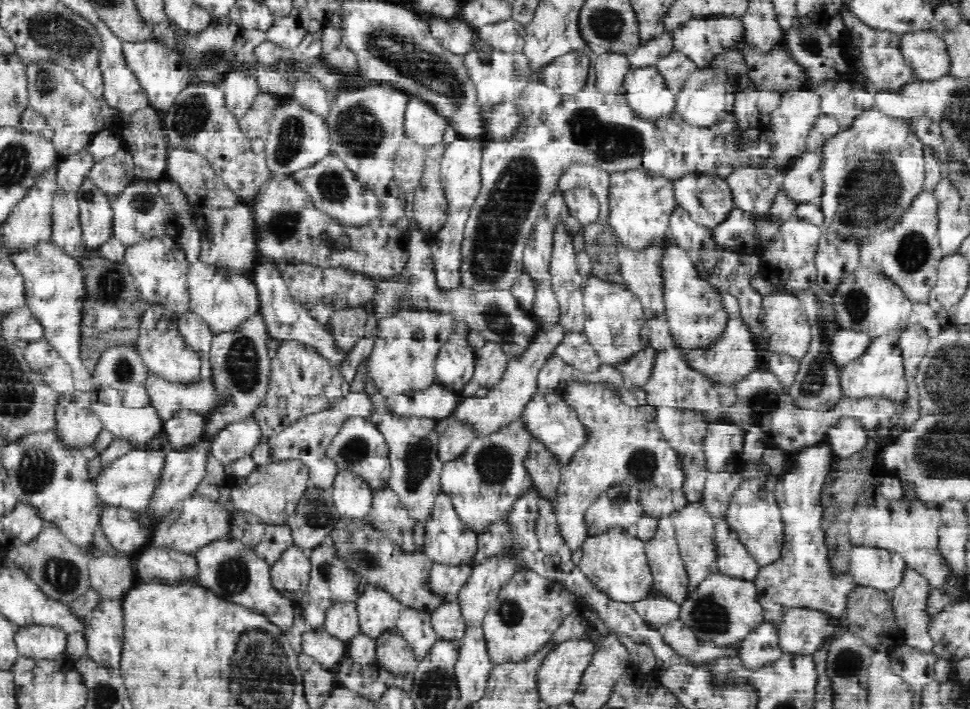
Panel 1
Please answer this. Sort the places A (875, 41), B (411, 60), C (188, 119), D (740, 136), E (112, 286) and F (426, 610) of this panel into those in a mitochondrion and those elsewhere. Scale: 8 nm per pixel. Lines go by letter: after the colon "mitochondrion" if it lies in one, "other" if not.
A: other
B: mitochondrion
C: mitochondrion
D: other
E: mitochondrion
F: other

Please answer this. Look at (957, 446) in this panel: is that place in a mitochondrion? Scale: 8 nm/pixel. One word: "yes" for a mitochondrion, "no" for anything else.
yes

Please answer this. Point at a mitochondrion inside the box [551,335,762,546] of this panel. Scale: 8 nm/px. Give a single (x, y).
(642, 464)

